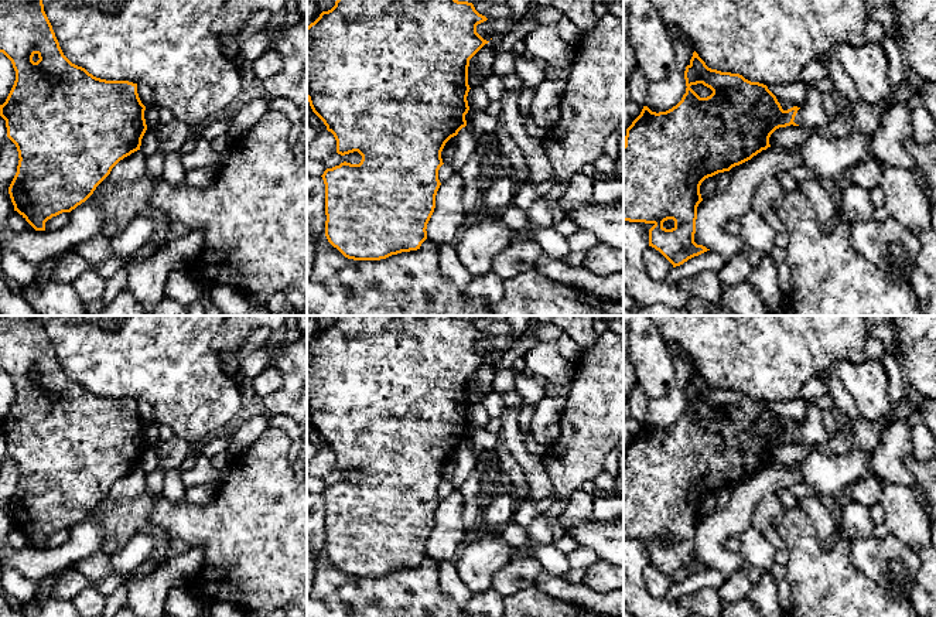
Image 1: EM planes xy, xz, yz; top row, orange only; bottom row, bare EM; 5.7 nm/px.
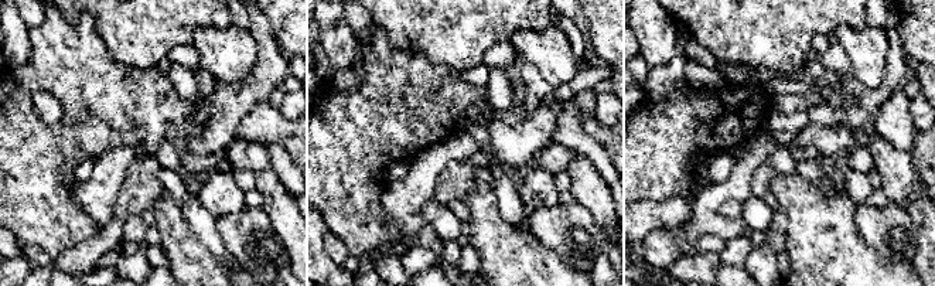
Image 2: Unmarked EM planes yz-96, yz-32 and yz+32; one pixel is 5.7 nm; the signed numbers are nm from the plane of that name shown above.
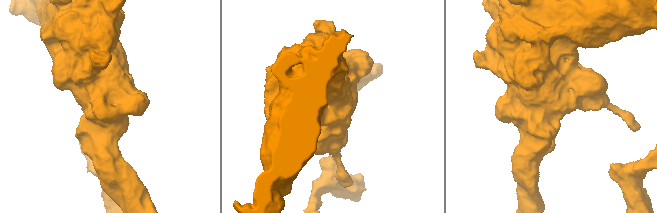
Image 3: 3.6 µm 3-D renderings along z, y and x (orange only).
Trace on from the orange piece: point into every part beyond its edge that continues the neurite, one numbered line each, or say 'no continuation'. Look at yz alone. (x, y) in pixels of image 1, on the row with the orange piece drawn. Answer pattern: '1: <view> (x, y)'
no continuation

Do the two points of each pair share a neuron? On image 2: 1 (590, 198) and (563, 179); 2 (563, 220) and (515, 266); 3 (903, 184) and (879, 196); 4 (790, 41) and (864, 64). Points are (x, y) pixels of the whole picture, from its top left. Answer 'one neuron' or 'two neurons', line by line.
1: two neurons
2: two neurons
3: two neurons
4: two neurons

